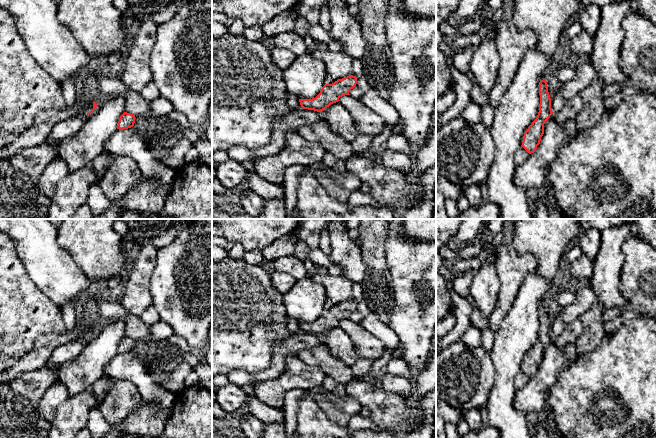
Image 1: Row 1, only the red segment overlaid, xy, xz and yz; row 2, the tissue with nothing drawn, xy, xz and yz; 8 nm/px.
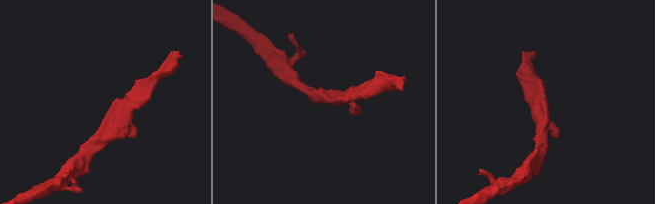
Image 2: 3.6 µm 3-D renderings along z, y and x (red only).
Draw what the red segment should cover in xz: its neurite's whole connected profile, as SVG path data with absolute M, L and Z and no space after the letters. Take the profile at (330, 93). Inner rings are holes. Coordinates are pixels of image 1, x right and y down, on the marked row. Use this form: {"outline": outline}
{"outline": "M349 75L345 78L338 79L332 84L325 84L320 93L312 99L299 99L303 109L321 112L331 104L339 101L339 98L349 95L351 89L357 84L357 78Z"}

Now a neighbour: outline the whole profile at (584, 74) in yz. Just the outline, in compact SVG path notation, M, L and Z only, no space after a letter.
M589 58L580 60L575 65L573 78L570 81L563 83L555 97L551 99L552 112L559 112L571 98L579 95L592 83L595 75L596 72L591 60Z

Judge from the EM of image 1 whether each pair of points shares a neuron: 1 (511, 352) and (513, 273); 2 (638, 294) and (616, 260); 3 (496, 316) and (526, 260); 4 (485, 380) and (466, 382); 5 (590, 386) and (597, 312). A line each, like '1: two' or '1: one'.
1: two
2: two
3: one
4: one
5: two

